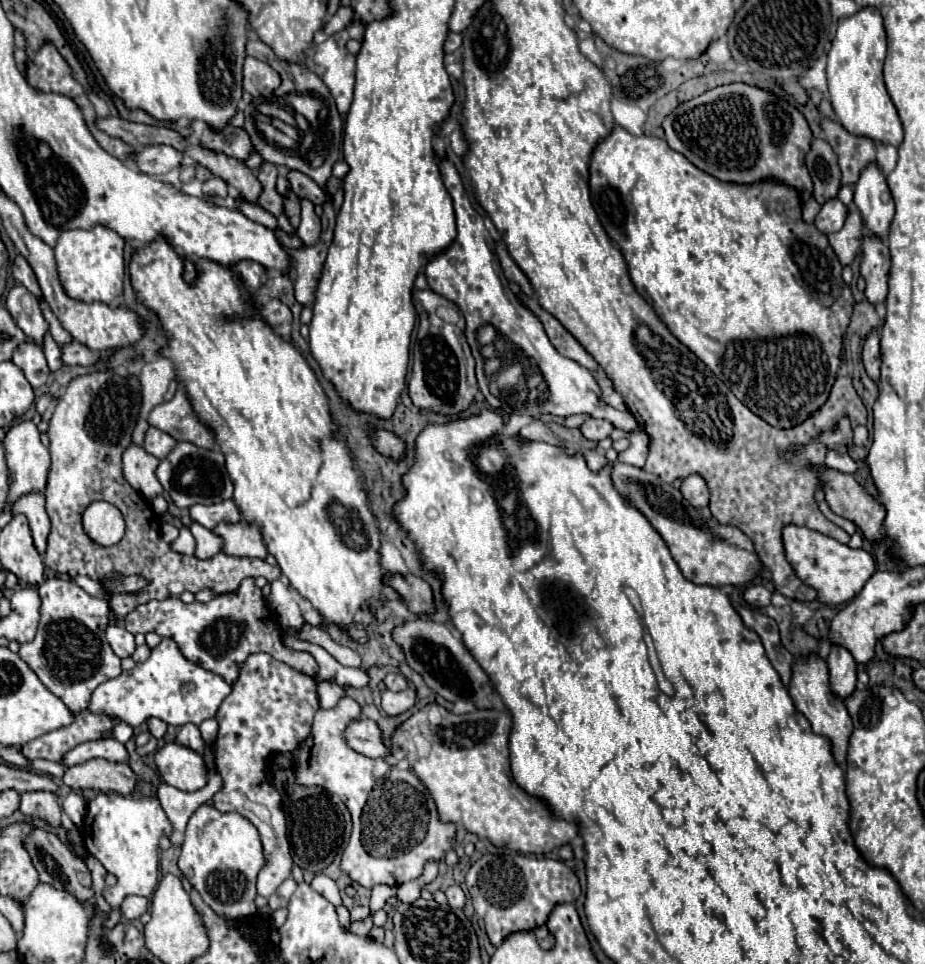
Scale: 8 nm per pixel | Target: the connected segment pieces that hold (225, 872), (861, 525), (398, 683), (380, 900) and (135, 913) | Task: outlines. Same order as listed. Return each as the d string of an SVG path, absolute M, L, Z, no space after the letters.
M203 804L189 818L179 854L179 870L215 912L227 912L227 916L239 920L253 918L257 912L255 880L263 864L259 832L247 818L223 814L211 804Z
M821 468L819 480L821 480L823 490L825 490L825 500L835 514L851 520L863 532L863 536L869 542L879 542L883 538L883 520L885 520L885 514L887 514L885 506L877 498L873 498L867 490L863 490L863 486L851 474L841 474L837 470Z
M387 674L383 682L385 682L385 686L387 686L389 690L393 690L393 692L405 690L405 688L409 686L409 684L407 684L407 678L401 676L401 674Z
M379 886L379 888L373 888L371 890L373 894L371 894L371 912L375 912L375 910L379 910L379 908L383 908L383 904L386 904L389 898L396 897L397 895L397 887L393 886Z
M127 896L127 900L123 902L121 910L123 910L123 916L125 916L127 920L137 920L141 914L147 912L147 898Z

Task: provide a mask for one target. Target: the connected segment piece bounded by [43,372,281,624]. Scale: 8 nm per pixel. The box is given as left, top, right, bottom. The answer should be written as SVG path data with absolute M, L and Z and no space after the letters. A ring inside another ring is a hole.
M95 372L71 380L67 392L59 398L47 430L51 440L51 470L47 478L45 498L47 514L51 518L51 534L43 558L45 566L53 572L63 572L69 576L85 574L93 580L101 580L107 572L147 576L147 580L151 580L147 592L115 594L111 597L111 612L117 624L125 620L131 608L150 600L181 596L185 590L197 594L203 588L211 588L215 594L227 594L235 592L245 578L263 576L267 582L279 578L279 568L269 566L265 560L233 558L223 552L209 560L197 560L195 556L183 556L171 550L171 546L161 540L159 518L147 506L149 502L139 492L135 492L121 474L121 454L123 448L127 448L131 442L131 432L139 418L137 392L137 378L119 378L115 372ZM95 500L115 504L125 518L127 534L113 548L103 548L101 544L93 542L83 530L83 510Z

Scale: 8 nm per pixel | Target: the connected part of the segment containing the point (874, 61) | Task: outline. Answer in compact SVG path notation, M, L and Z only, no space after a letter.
M863 8L851 18L839 20L835 40L827 54L827 82L833 110L845 130L897 148L903 142L903 128L883 82L885 56L887 36L881 12L877 8Z

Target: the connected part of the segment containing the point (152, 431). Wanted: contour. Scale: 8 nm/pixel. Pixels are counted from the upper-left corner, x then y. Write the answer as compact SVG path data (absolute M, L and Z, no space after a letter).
M149 426L147 434L145 434L145 442L143 442L143 448L153 454L155 458L163 458L167 456L167 452L171 452L171 448L175 446L175 440L171 436L167 436L165 432L159 432L157 428Z

